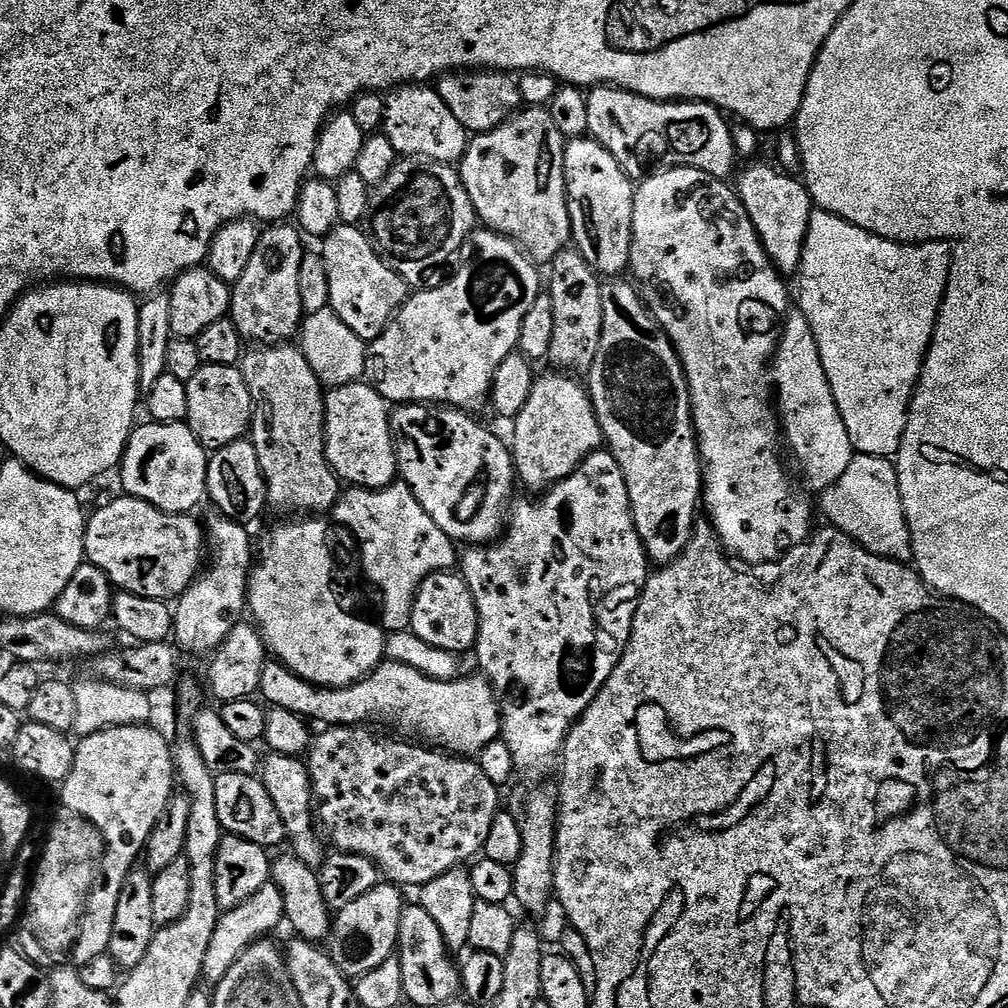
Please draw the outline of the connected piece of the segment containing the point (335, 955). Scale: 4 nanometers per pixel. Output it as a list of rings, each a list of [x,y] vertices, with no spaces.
[[[391,882],[375,884],[362,898],[343,905],[334,916],[334,931],[330,936],[330,955],[332,961],[349,978],[359,978],[378,970],[382,962],[393,959],[400,942],[400,923],[406,901],[399,887]]]

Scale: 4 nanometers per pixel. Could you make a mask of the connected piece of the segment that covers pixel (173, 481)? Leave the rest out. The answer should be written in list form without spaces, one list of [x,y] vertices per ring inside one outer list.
[[[141,423],[133,427],[124,459],[118,465],[120,484],[127,495],[142,502],[150,502],[170,514],[192,514],[200,503],[205,503],[208,491],[208,457],[205,445],[192,433],[187,423]]]

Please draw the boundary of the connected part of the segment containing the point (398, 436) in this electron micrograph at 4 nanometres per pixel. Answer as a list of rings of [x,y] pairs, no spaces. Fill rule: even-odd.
[[[401,404],[399,406],[393,407],[391,409],[391,413],[392,413],[392,426],[394,429],[394,436],[395,436],[395,441],[396,441],[396,462],[398,465],[398,476],[399,476],[399,479],[403,481],[403,483],[407,484],[408,489],[412,491],[412,493],[414,494],[414,498],[418,498],[418,502],[422,506],[422,510],[426,510],[426,514],[430,514],[430,518],[434,518],[434,522],[438,522],[438,526],[441,528],[441,530],[444,531],[444,533],[447,534],[448,537],[450,537],[453,540],[453,542],[461,542],[460,540],[468,540],[464,542],[467,542],[469,545],[475,546],[478,544],[486,544],[486,543],[495,541],[497,537],[499,537],[501,533],[505,531],[506,521],[510,515],[510,501],[513,499],[512,483],[515,485],[518,480],[518,477],[516,474],[516,464],[512,460],[511,447],[509,447],[509,445],[505,443],[505,441],[503,444],[503,442],[500,441],[499,438],[496,437],[495,434],[492,433],[490,429],[483,428],[483,426],[480,425],[479,422],[476,421],[474,417],[472,417],[475,415],[469,414],[467,411],[465,411],[465,409],[462,409],[462,408],[454,408],[451,406],[441,406],[438,404]]]

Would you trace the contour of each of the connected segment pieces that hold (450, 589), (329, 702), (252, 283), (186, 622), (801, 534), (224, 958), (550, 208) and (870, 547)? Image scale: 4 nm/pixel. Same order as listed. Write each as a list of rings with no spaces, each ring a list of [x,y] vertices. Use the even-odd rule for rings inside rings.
[[[459,571],[435,572],[420,583],[412,607],[410,630],[415,636],[422,638],[422,642],[430,642],[430,646],[464,654],[467,648],[468,651],[475,649],[479,625],[476,599]]]
[[[396,660],[382,662],[368,676],[363,676],[357,684],[345,688],[322,688],[318,684],[302,679],[279,662],[268,662],[264,665],[264,673],[260,679],[259,695],[269,705],[285,708],[294,714],[307,718],[309,721],[321,720],[324,726],[384,726],[389,724],[397,728],[397,733],[420,742],[427,742],[448,754],[465,758],[475,757],[490,742],[501,735],[502,721],[500,705],[496,691],[483,675],[461,675],[454,680],[431,680],[426,674],[414,670],[410,666],[400,664]]]
[[[276,222],[261,231],[258,247],[254,249],[246,271],[232,288],[230,319],[234,326],[238,326],[245,341],[259,342],[264,346],[288,342],[299,333],[304,322],[306,313],[298,274],[306,251],[305,237],[299,227],[291,228],[290,225],[288,222]]]
[[[221,514],[213,515],[206,520],[206,544],[210,549],[210,563],[174,604],[174,640],[185,653],[215,652],[220,643],[228,637],[230,630],[234,630],[234,626],[241,623],[246,616],[248,577],[254,567],[252,536],[239,520],[231,520]]]
[[[664,166],[643,177],[635,185],[635,190],[630,276],[637,290],[640,291],[644,304],[652,311],[652,317],[659,322],[660,329],[668,335],[670,342],[675,346],[676,353],[680,356],[680,365],[684,367],[684,377],[688,380],[688,393],[692,399],[692,424],[696,428],[700,445],[702,504],[703,507],[708,507],[707,519],[716,531],[716,537],[720,539],[720,543],[737,561],[745,560],[748,564],[768,564],[771,560],[778,559],[783,552],[785,555],[791,553],[792,549],[801,547],[807,541],[804,539],[812,532],[812,504],[804,497],[805,489],[799,483],[796,485],[792,481],[792,476],[788,473],[783,458],[780,457],[782,428],[778,423],[778,408],[774,403],[774,381],[770,371],[776,350],[780,347],[784,322],[790,311],[788,288],[784,285],[785,277],[768,257],[754,222],[731,183],[706,174],[700,168]]]
[[[269,882],[262,886],[260,892],[255,892],[253,896],[240,904],[237,908],[230,908],[221,911],[218,918],[218,926],[214,926],[214,935],[210,938],[210,947],[206,950],[204,959],[203,983],[215,986],[226,978],[226,970],[234,966],[234,962],[239,956],[256,943],[261,938],[271,937],[272,931],[283,923],[285,912],[284,896],[275,882]]]
[[[528,106],[494,130],[473,135],[463,158],[458,161],[460,177],[470,194],[479,223],[511,237],[537,262],[551,262],[569,247],[572,240],[572,219],[568,213],[564,177],[565,143],[566,137],[558,130],[551,111],[544,106]]]
[[[872,452],[853,455],[850,466],[846,466],[846,474],[842,474],[834,486],[822,493],[824,516],[833,524],[836,532],[846,533],[870,554],[908,562],[912,560],[912,544],[900,493],[902,481],[893,461],[889,457],[888,460]]]

